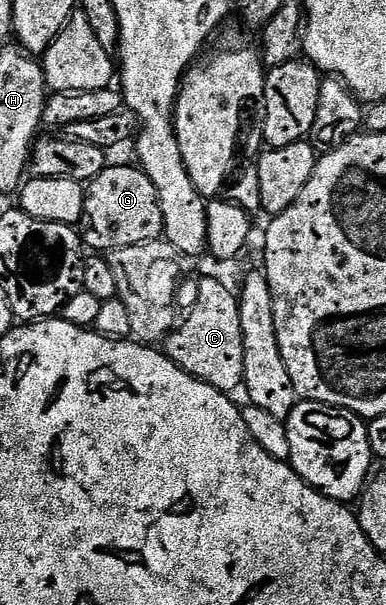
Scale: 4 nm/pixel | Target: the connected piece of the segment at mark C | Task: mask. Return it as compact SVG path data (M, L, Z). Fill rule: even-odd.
M219 280L201 281L199 297L196 298L191 313L187 317L184 315L178 327L168 333L165 346L165 355L181 370L185 370L190 379L200 380L204 386L228 394L234 393L234 388L242 389L245 374L245 342L241 338L241 310L236 289L231 289Z

